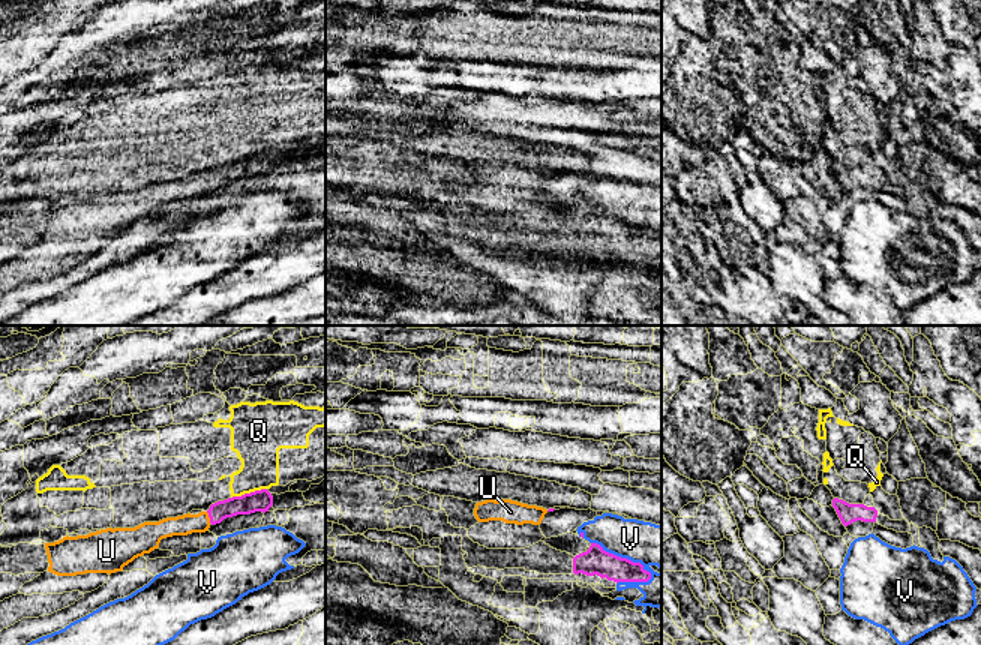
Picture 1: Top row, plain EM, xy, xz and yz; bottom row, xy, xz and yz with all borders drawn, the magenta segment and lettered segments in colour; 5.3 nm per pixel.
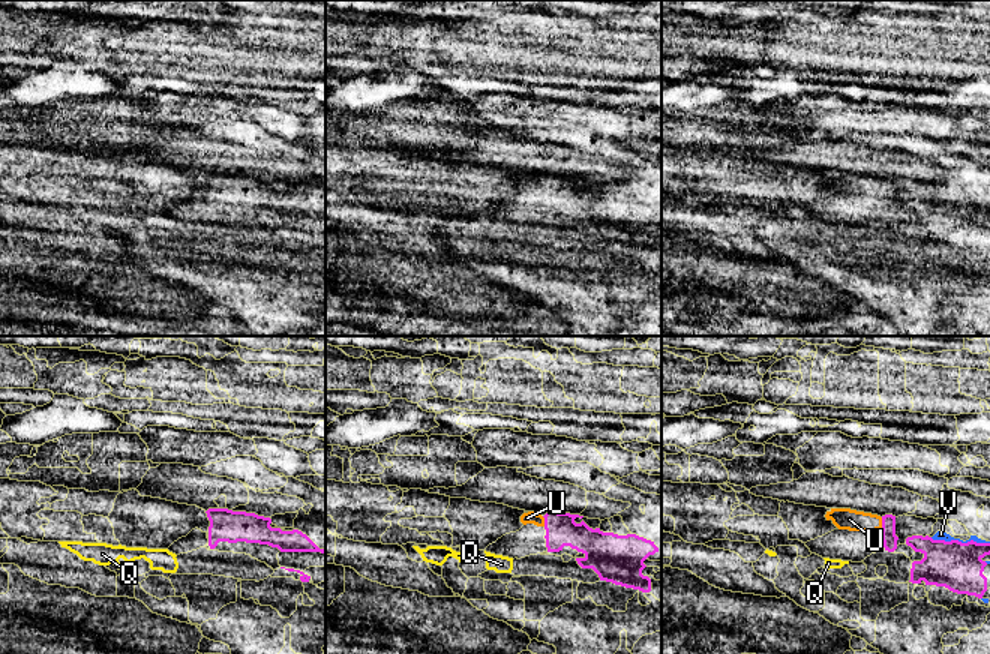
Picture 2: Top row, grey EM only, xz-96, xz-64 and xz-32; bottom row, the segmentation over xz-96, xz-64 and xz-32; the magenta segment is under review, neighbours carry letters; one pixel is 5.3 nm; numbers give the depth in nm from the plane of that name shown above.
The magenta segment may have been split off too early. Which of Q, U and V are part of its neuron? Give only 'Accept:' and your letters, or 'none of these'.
Accept: U

